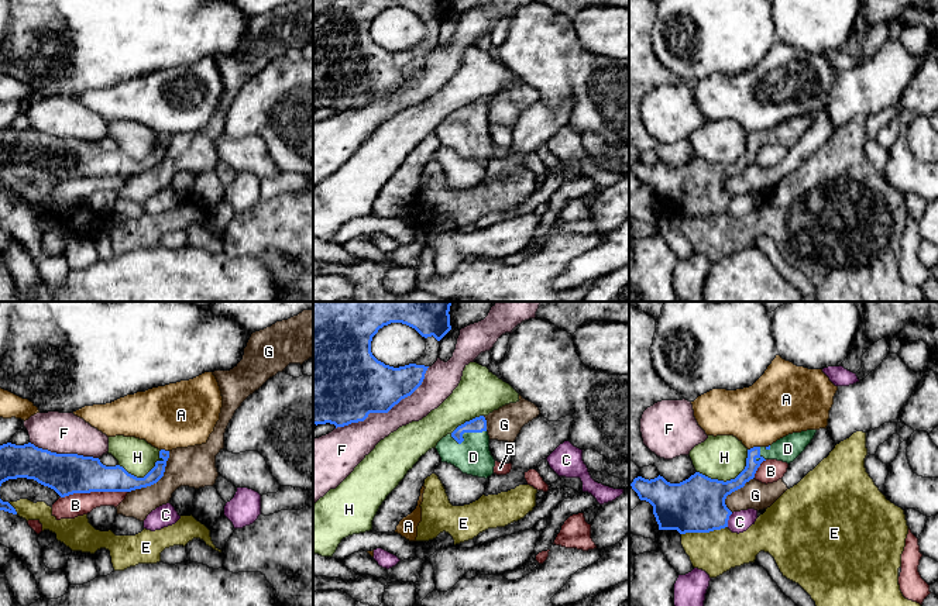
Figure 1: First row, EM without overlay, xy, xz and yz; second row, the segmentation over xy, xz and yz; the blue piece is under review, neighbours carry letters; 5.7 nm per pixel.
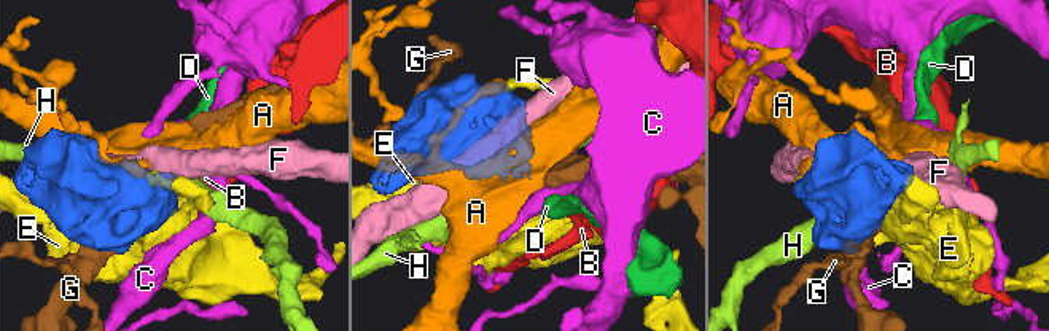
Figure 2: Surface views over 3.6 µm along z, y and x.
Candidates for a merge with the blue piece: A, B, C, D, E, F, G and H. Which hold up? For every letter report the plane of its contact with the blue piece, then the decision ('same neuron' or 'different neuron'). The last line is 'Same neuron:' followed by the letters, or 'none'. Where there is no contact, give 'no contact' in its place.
A: yz | different neuron
B: xy | different neuron
C: yz | different neuron
D: xz | same neuron
E: yz | different neuron
F: xz | different neuron
G: xy | different neuron
H: yz | different neuron
Same neuron: D

